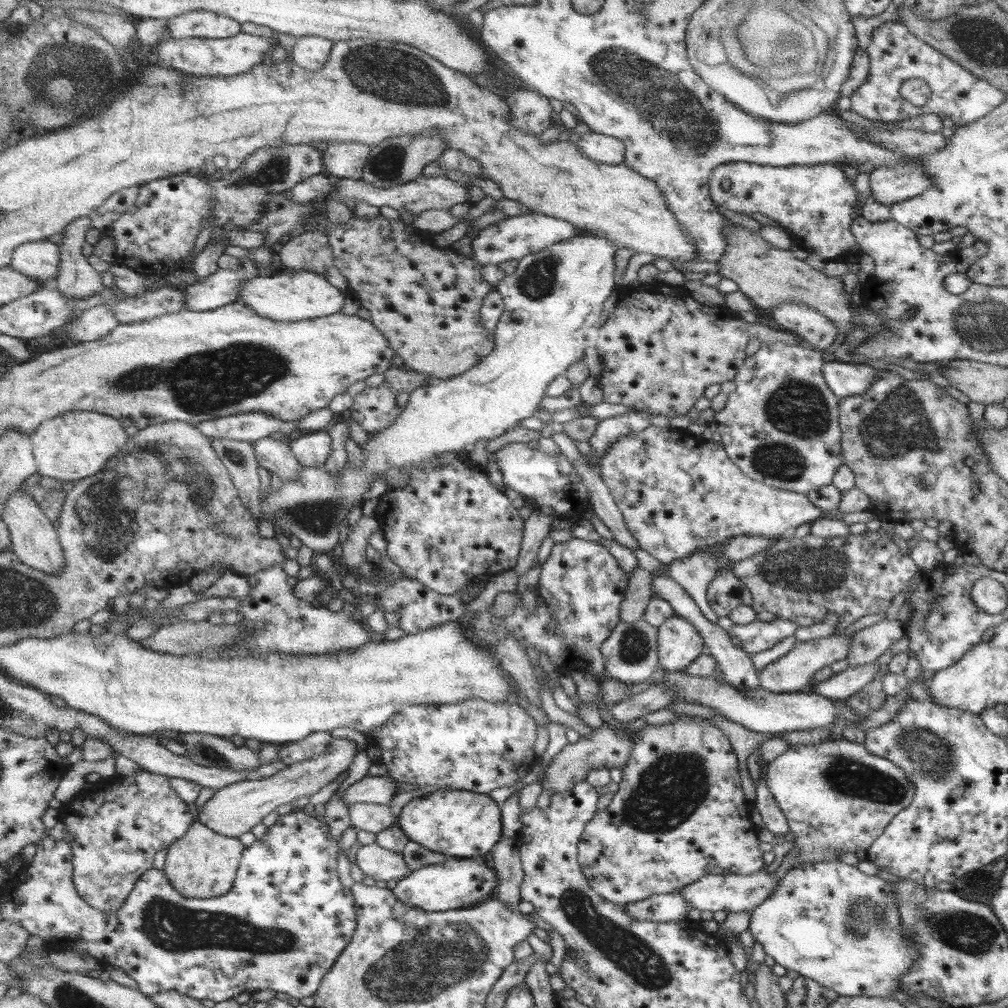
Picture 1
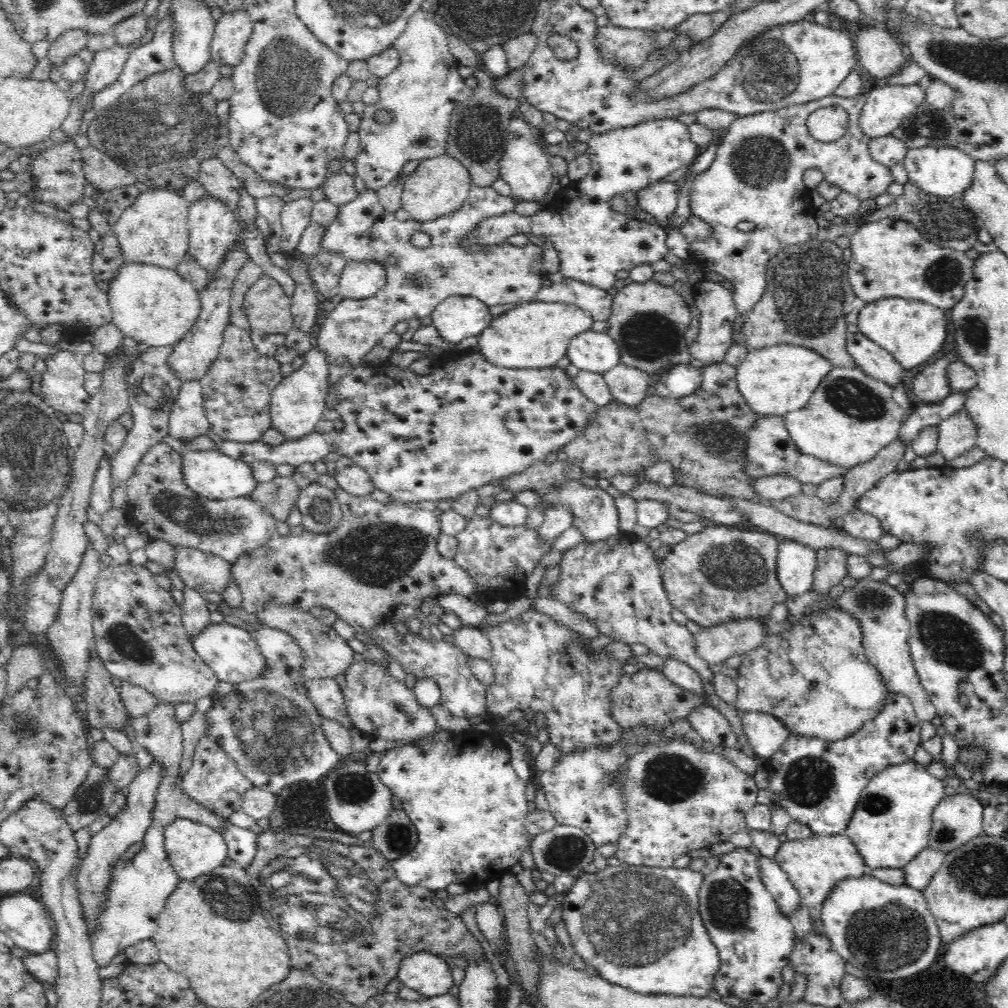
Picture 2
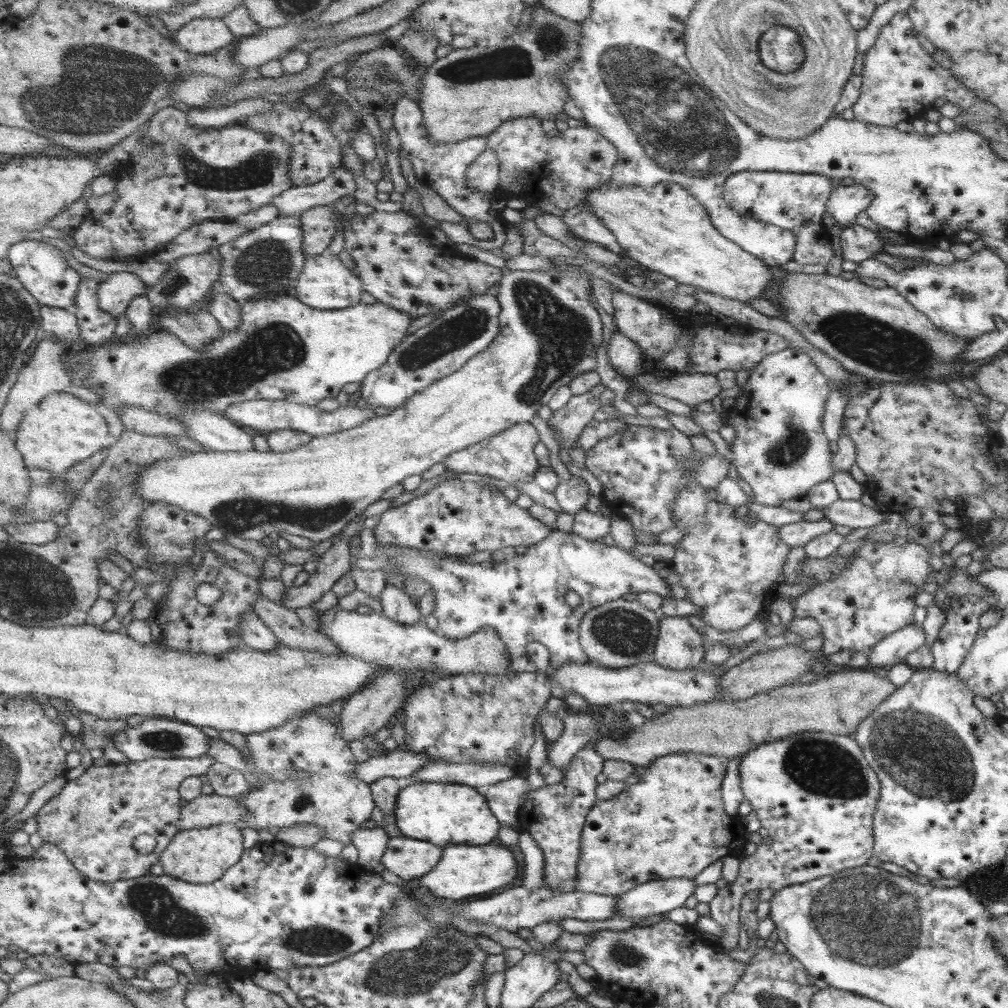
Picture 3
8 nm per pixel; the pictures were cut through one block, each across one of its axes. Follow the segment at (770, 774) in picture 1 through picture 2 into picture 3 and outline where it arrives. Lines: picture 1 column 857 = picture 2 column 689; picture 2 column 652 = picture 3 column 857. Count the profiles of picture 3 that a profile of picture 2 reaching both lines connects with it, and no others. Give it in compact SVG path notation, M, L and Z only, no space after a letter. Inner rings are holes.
M805 732L791 734L789 737L778 739L776 742L762 743L755 748L749 750L749 752L743 754L740 757L740 786L743 788L744 800L750 804L751 810L755 812L760 827L765 828L768 831L768 836L771 838L769 845L757 845L752 855L746 855L741 857L741 861L738 866L738 875L732 883L728 886L719 888L717 894L713 896L711 902L708 902L710 917L715 919L720 926L725 928L725 934L719 938L719 946L726 952L737 949L738 942L738 912L740 907L740 900L745 893L749 891L759 891L762 888L770 888L772 891L779 890L784 886L801 884L814 878L831 876L839 871L845 869L852 869L861 865L865 865L867 859L872 856L872 814L874 806L876 805L879 794L879 781L877 775L871 770L871 767L865 762L864 756L857 745L857 742L848 738L848 736L833 735L830 733L819 732Z

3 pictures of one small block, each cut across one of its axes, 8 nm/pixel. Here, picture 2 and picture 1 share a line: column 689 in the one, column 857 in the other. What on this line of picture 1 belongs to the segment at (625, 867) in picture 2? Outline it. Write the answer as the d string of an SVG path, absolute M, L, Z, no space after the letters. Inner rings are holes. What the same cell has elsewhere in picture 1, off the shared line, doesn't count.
M840 860L805 862L803 866L799 864L797 868L788 869L783 878L777 880L773 893L753 907L748 928L753 941L762 945L775 964L809 978L841 997L862 995L894 999L896 992L903 992L899 987L900 979L920 960L914 938L902 934L893 883L864 874Z

